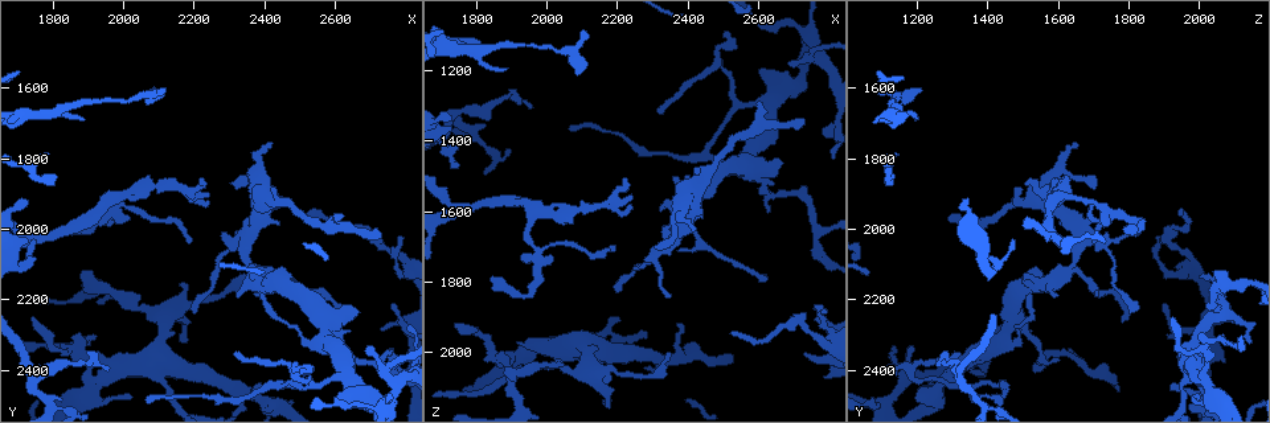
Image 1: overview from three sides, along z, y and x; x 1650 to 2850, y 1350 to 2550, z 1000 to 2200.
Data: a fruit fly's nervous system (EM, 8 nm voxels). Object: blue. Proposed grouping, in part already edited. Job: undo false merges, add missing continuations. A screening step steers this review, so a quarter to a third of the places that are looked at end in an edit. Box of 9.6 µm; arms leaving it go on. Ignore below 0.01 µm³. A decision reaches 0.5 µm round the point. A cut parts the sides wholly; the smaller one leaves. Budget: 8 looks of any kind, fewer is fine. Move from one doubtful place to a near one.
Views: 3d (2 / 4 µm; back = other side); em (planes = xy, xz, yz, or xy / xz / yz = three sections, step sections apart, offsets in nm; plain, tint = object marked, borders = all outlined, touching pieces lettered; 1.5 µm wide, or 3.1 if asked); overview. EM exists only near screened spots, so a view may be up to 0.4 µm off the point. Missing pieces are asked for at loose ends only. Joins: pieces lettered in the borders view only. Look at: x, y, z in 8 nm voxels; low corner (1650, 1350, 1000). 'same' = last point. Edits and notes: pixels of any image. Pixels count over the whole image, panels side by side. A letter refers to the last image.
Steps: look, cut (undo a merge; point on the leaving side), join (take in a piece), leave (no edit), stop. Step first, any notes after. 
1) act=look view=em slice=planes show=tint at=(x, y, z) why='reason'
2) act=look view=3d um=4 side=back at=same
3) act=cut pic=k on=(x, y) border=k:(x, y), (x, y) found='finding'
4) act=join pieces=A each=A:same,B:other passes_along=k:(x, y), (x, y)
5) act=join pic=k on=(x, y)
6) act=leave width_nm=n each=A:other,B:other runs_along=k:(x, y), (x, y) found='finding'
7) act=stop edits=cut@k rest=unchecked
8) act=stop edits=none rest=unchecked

act=look view=3d um=2 at=(1890, 2310, 2060) why='sharp bend'

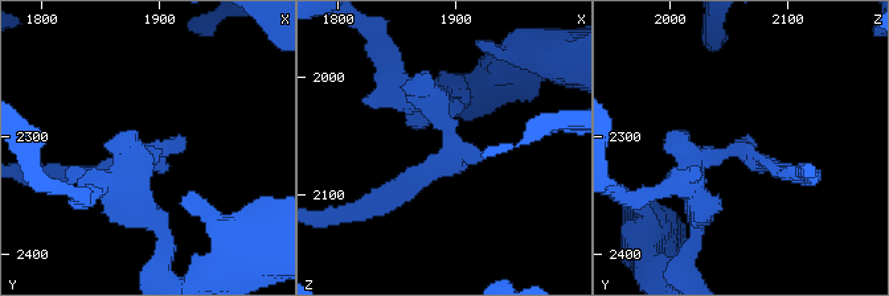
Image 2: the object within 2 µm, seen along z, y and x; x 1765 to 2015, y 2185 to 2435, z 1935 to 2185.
act=look view=em slice=planes show=borders at=(1892, 2314, 2056) arms=3

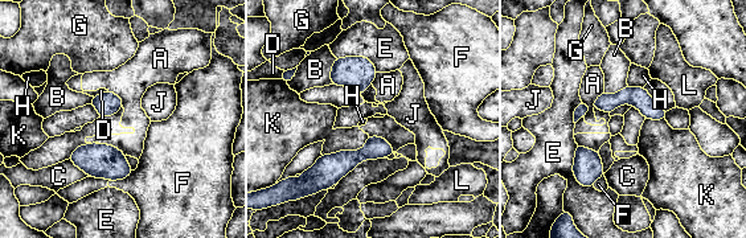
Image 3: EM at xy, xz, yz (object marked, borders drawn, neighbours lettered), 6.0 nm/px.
act=leave longest_contact=K:320nm each=A:other,B:other,C:other,D:other,E:other,F:other,G:other,H:other,J:other,K:other,L:other runs_along=3:(663, 114), (619, 98), (577, 115) found='continuous, no second neuron'

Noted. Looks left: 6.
act=look view=em slice=planes show=tint at=(1970, 1930, 1710)

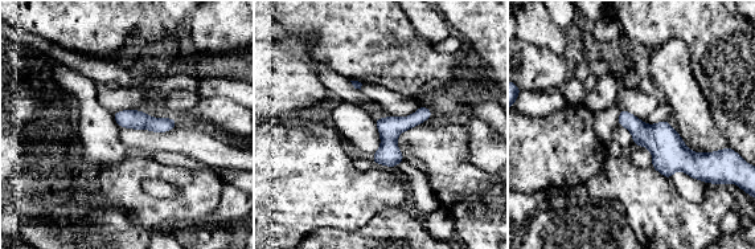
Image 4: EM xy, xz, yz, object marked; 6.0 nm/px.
act=look view=em slice=planes show=borders at=same

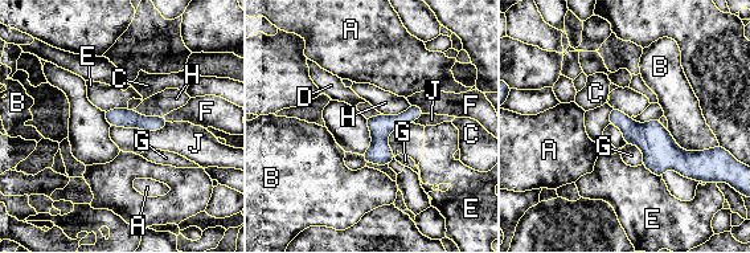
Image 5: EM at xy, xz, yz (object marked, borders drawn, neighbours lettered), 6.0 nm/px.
act=leave each=A:other,B:other,C:other,D:other,E:other,F:other,G:other,H:other,J:other found='all the same neuron'

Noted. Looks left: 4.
act=look view=em slice=xy step=4 show=borders at=(2340, 2140, 2010) why='an open end'

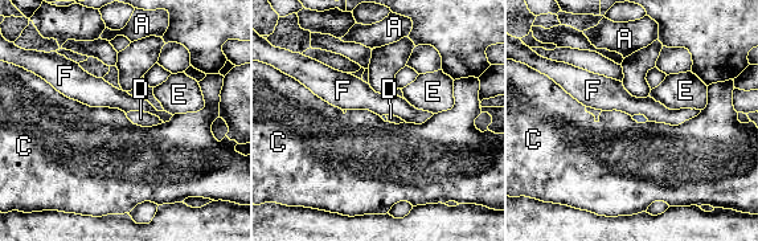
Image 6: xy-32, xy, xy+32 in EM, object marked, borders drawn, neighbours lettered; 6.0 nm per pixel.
act=look view=em slice=xz step=8 show=borders at=same

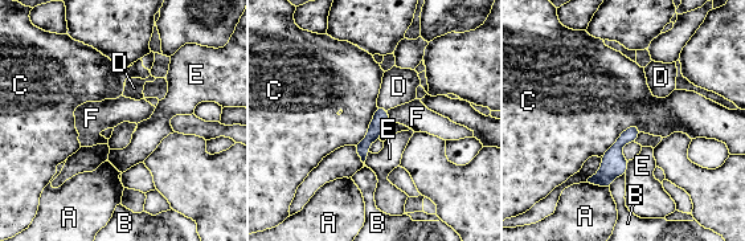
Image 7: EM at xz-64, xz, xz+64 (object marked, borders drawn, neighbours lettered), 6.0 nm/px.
act=join pieces=D longest_contact=C:300nm each=A:other,B:other,C:other,D:same,E:other,F:other passes_along=7:(380, 119), (381, 107), (398, 86) found='it goes on there'

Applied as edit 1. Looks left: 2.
act=stop edits=join@7 rest=unchecked

